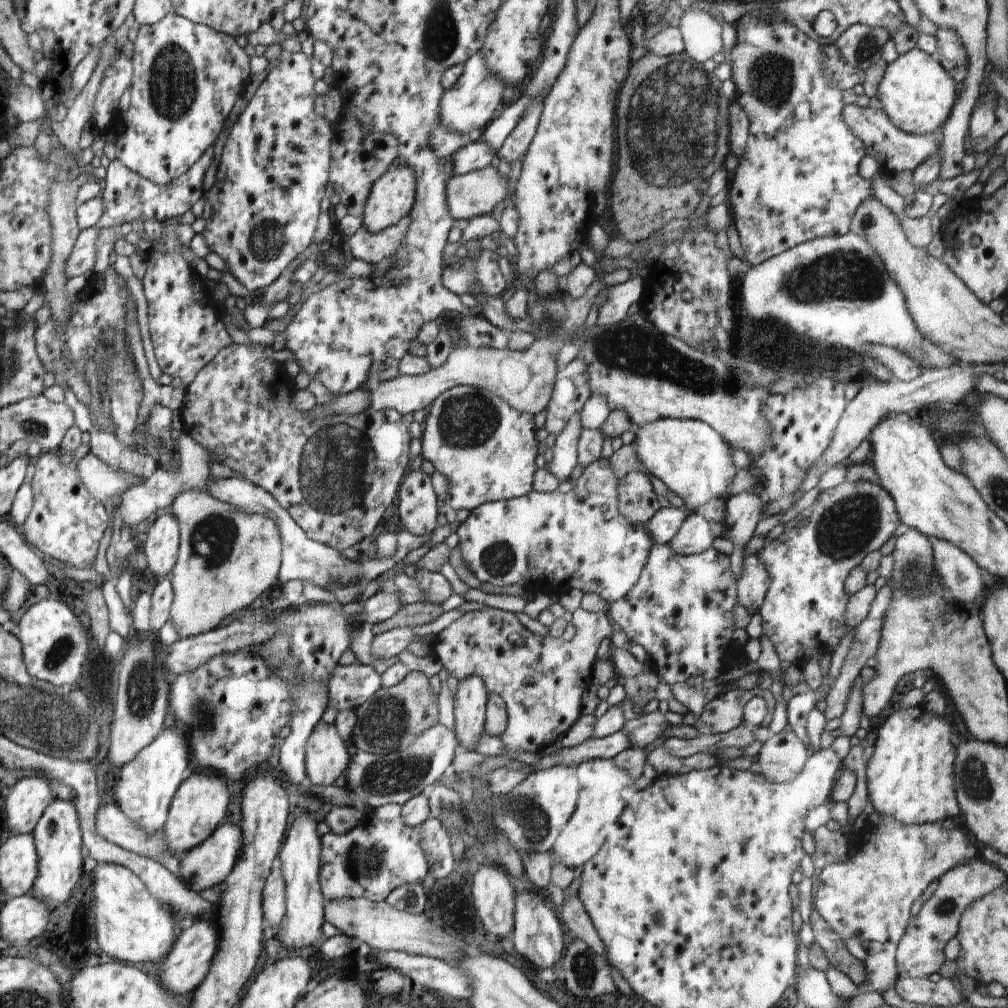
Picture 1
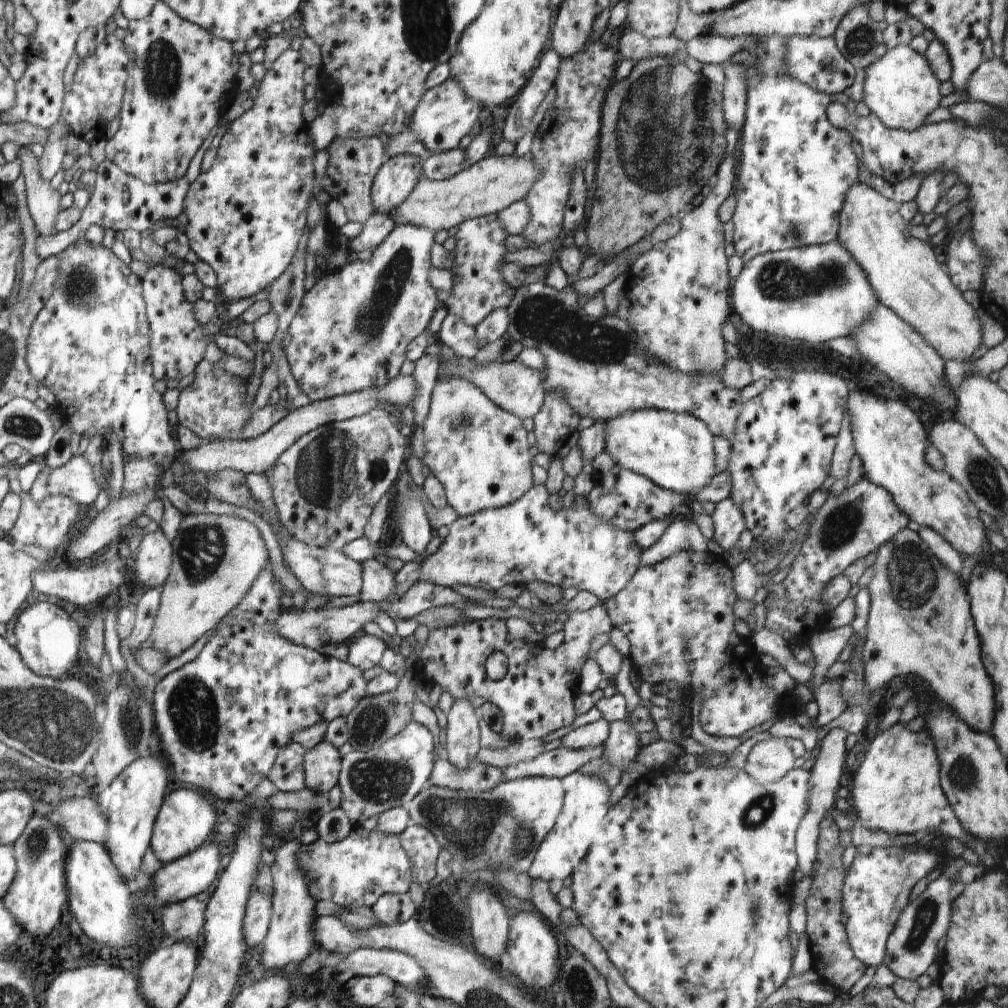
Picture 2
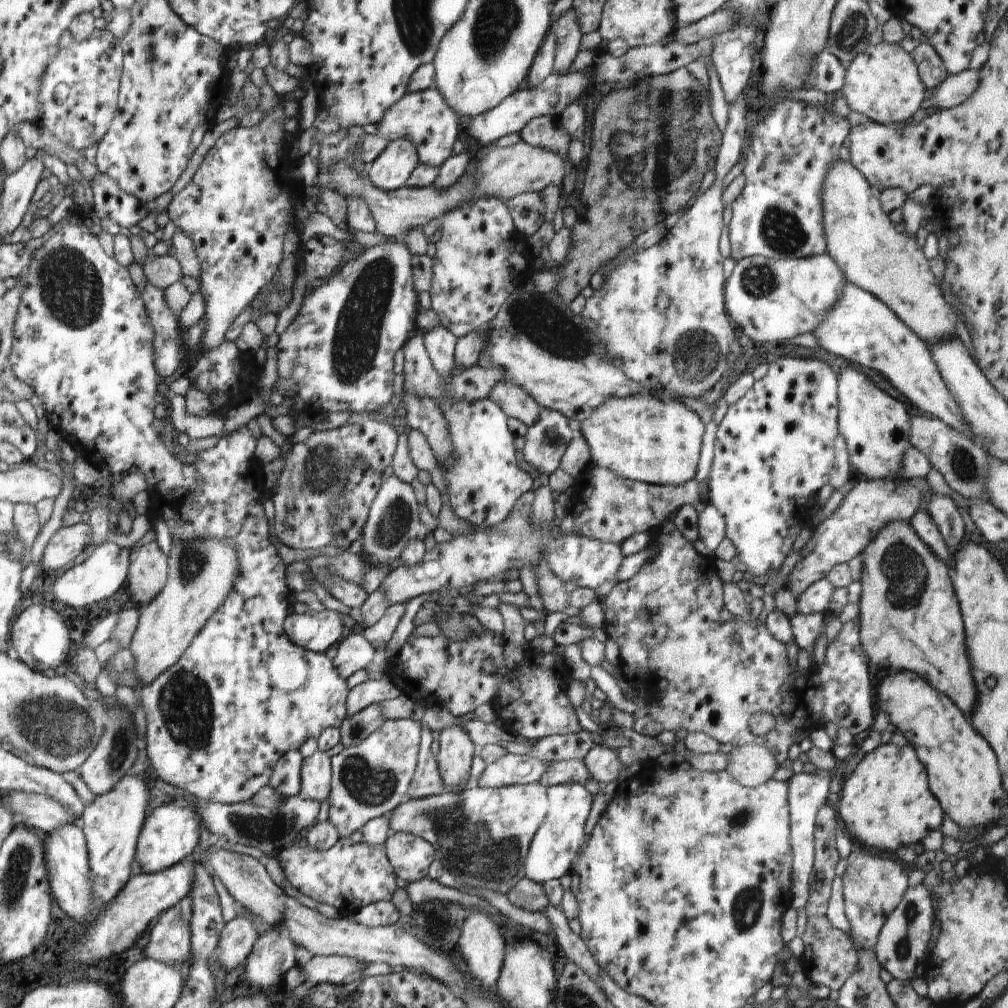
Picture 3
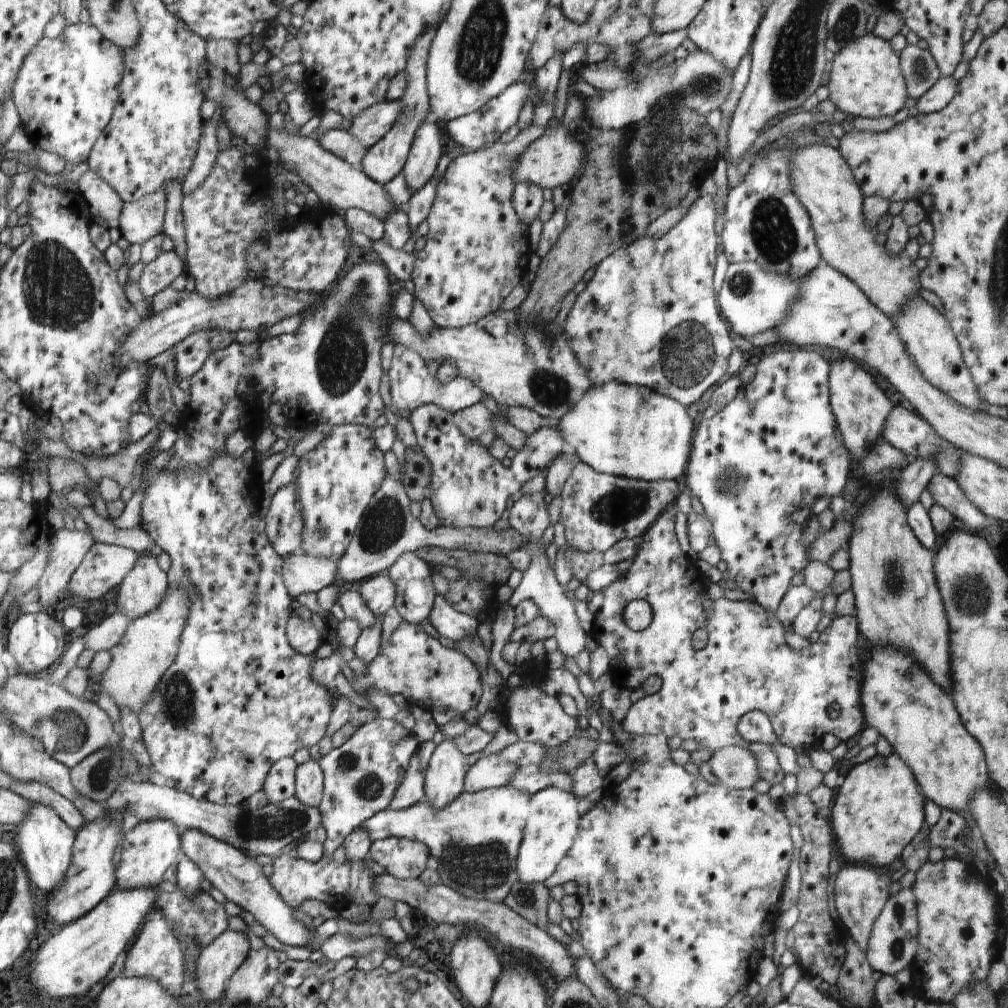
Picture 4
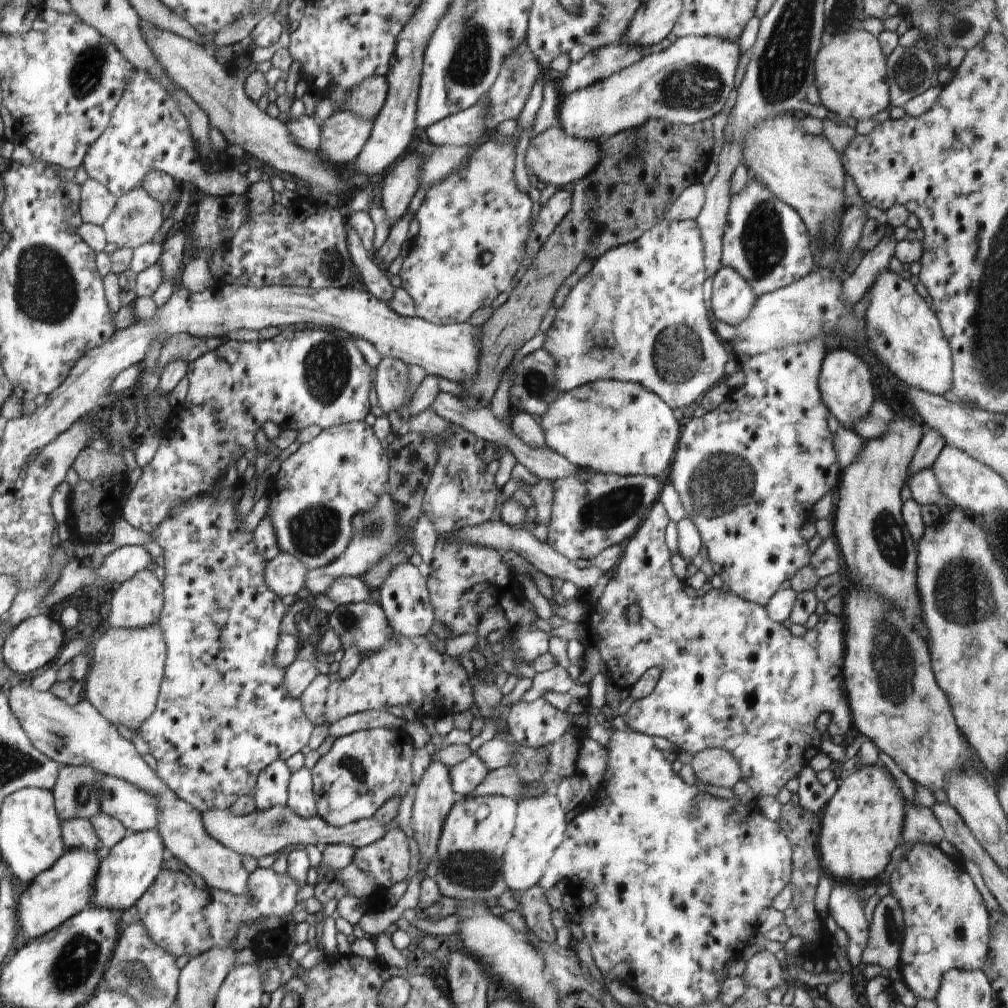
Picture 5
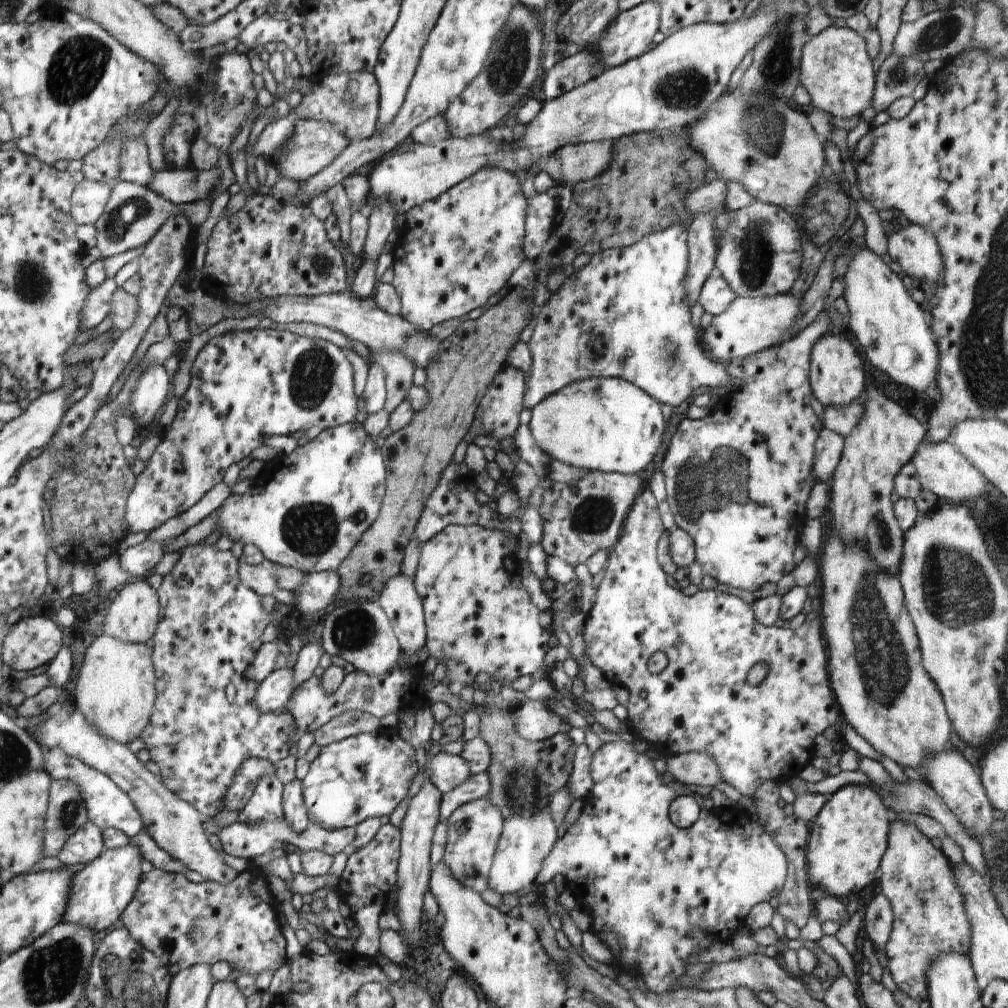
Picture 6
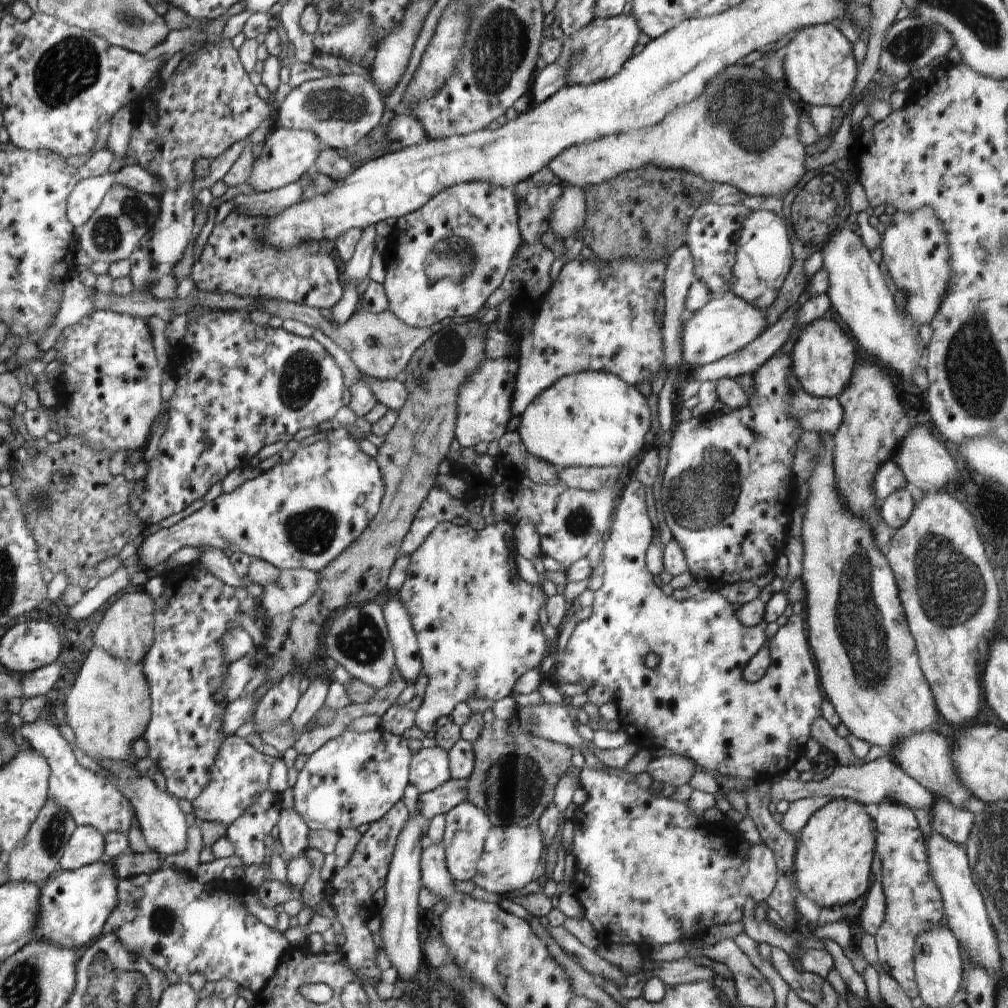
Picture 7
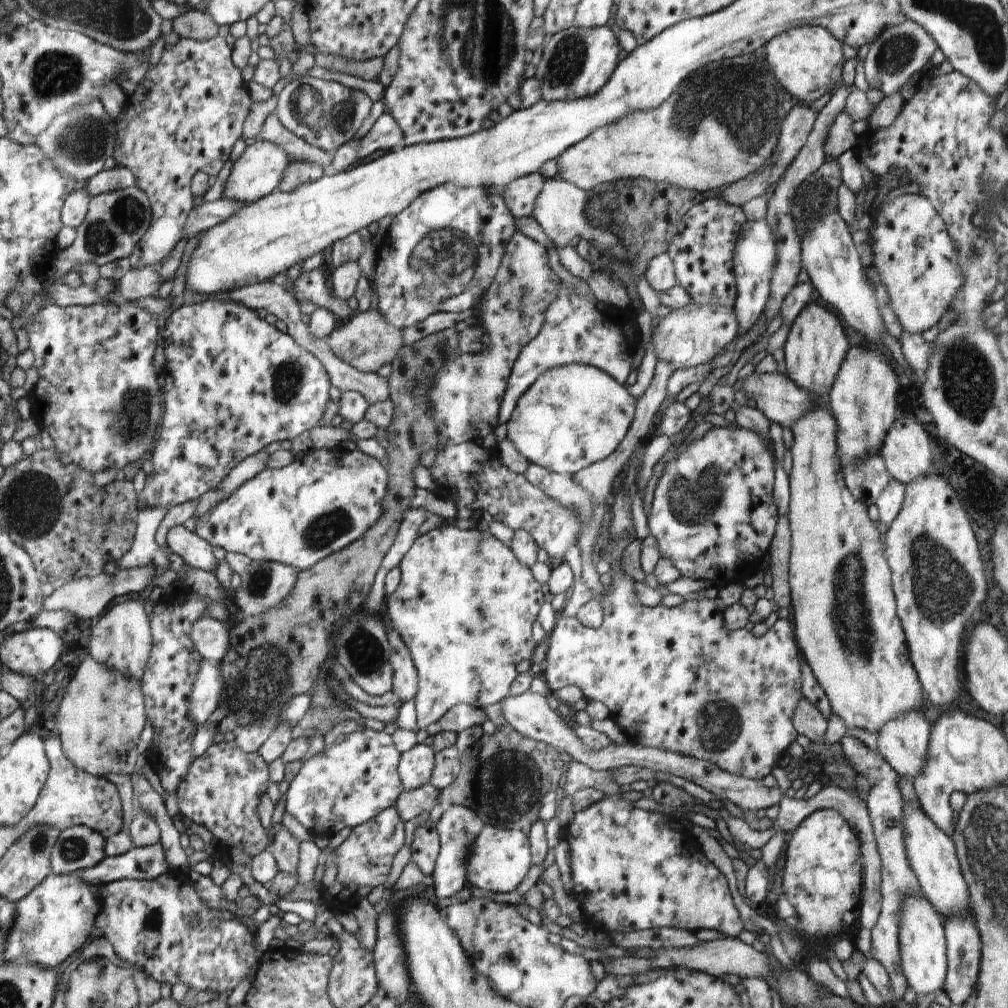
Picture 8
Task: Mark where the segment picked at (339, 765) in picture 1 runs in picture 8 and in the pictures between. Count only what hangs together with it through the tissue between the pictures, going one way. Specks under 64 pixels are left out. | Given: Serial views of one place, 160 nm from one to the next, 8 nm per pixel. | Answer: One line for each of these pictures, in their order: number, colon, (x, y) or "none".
2: (321, 764)
3: (316, 774)
4: (309, 777)
5: (301, 799)
6: (295, 813)
7: (294, 835)
8: (285, 849)

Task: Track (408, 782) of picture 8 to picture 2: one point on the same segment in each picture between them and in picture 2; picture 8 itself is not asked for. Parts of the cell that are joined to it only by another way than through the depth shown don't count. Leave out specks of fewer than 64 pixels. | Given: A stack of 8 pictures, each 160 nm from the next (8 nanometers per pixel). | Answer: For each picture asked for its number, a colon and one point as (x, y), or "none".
2: (557, 763)
3: (510, 769)
4: (489, 772)
5: (465, 776)
6: (446, 771)
7: (429, 768)

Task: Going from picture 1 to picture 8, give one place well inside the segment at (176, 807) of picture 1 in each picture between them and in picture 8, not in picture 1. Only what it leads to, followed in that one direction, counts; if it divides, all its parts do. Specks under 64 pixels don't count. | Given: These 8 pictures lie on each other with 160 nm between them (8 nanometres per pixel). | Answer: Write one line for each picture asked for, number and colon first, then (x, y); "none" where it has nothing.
2: (185, 820)
3: (170, 832)
4: (149, 848)
5: (132, 866)
6: (102, 890)
7: (75, 905)
8: (58, 918)

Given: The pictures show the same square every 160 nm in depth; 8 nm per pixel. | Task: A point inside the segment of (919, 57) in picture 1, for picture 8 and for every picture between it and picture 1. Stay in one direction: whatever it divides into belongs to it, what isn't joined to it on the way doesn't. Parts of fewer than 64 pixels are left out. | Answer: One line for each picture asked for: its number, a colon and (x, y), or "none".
2: (900, 89)
3: (882, 82)
4: (865, 79)
5: (850, 74)
6: (838, 73)
7: (818, 62)
8: (807, 60)

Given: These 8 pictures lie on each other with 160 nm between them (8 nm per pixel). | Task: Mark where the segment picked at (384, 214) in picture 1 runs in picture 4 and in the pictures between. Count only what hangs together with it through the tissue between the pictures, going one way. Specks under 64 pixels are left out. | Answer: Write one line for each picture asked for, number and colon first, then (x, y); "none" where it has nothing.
2: (397, 179)
3: (393, 167)
4: (386, 159)

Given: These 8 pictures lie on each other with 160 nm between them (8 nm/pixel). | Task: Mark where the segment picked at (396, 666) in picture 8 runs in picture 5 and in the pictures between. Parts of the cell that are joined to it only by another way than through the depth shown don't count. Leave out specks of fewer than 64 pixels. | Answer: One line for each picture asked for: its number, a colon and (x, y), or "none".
5: (404, 598)
6: (399, 599)
7: (402, 637)

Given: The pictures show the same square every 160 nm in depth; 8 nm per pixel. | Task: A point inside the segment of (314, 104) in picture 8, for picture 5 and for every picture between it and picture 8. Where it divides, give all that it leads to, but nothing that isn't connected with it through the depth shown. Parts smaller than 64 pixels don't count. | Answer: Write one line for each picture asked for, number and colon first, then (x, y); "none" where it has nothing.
5: (366, 101)
6: (350, 101)
7: (340, 109)

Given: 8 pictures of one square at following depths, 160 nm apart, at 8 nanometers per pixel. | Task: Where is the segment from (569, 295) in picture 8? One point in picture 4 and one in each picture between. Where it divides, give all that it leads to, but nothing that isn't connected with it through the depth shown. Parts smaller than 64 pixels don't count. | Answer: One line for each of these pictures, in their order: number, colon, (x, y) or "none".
4: (654, 298)
5: (639, 315)
6: (624, 314)
7: (599, 316)

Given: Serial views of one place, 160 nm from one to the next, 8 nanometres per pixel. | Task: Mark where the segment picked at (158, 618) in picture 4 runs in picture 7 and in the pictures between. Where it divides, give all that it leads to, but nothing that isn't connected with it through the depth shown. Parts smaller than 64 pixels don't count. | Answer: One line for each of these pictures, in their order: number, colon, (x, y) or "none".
5: (126, 671)
6: (116, 690)
7: (108, 707)

